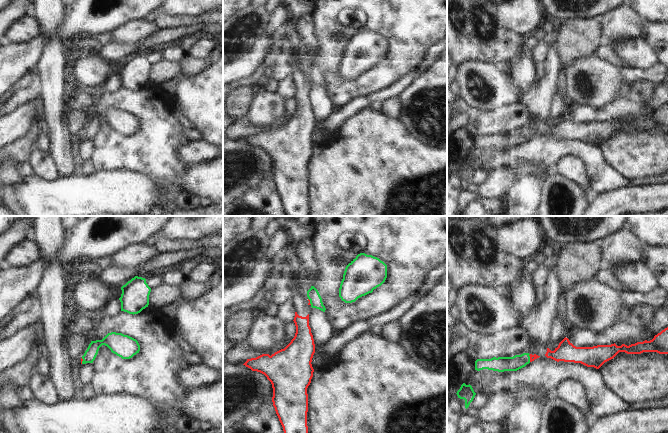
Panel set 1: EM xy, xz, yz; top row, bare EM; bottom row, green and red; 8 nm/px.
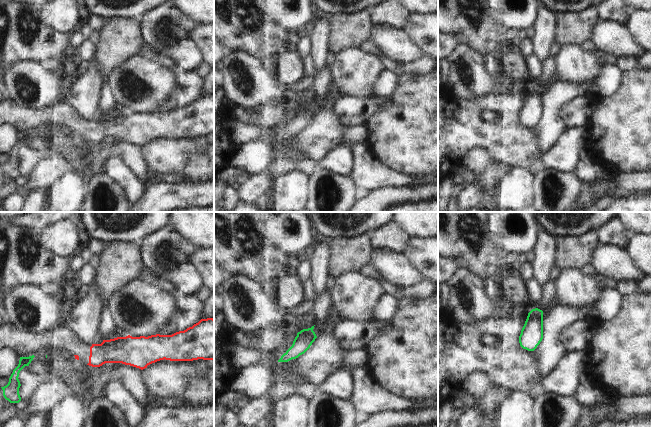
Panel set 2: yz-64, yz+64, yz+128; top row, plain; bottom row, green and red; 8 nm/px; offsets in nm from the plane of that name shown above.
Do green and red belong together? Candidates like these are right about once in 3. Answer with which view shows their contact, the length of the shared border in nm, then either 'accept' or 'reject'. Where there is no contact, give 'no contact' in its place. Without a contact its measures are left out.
yz | 60 nm | reject

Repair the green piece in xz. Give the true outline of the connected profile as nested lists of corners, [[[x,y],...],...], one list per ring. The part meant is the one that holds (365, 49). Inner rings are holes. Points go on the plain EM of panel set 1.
[[[360,29],[345,44],[339,73],[345,79],[372,69],[387,54],[387,41],[379,34]]]

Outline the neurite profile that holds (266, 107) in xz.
[[[266,88],[255,92],[247,112],[249,122],[255,127],[268,128],[284,116],[284,100],[277,92]]]

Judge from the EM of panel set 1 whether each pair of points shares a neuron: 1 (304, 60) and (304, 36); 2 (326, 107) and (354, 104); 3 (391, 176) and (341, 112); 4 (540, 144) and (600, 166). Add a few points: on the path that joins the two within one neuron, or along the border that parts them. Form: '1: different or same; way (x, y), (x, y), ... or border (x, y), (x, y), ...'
1: same; way (305, 54), (305, 42)
2: different; border (336, 107), (324, 119), (316, 121)
3: different; border (367, 107), (349, 116), (329, 134)
4: same; way (555, 146), (578, 146), (585, 151)

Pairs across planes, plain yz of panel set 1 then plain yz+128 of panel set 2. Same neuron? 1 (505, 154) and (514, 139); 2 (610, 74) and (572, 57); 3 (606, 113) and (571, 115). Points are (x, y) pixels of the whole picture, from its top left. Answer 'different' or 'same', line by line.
1: different
2: same
3: same

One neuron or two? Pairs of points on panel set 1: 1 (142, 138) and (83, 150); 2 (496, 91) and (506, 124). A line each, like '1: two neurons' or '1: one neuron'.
1: two neurons
2: two neurons

